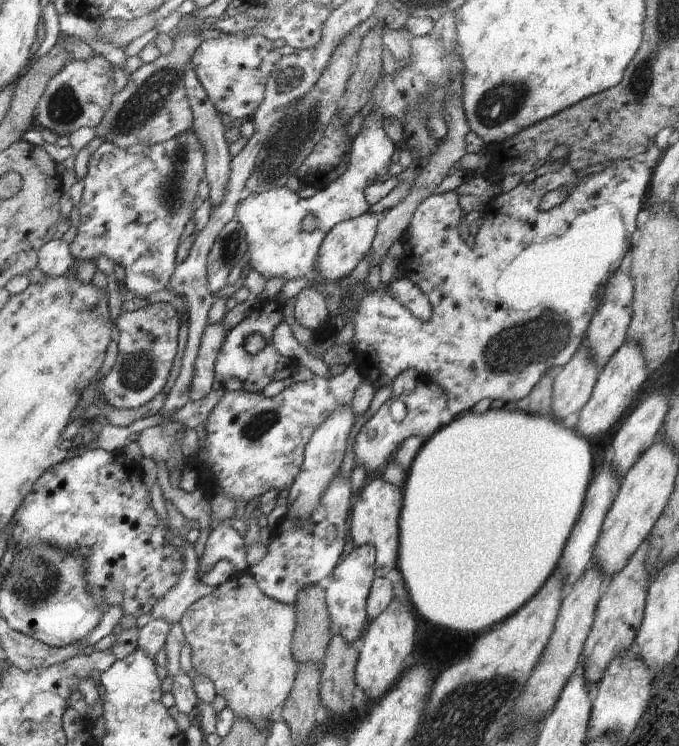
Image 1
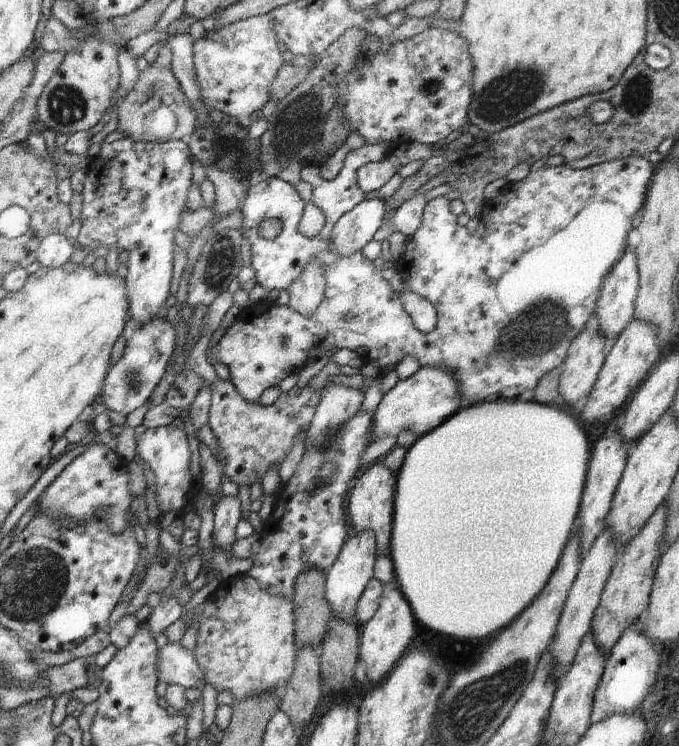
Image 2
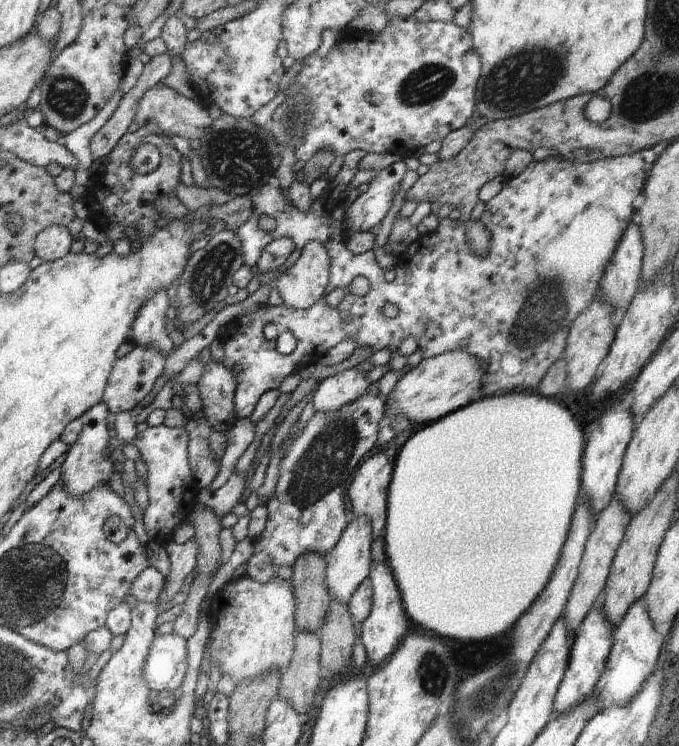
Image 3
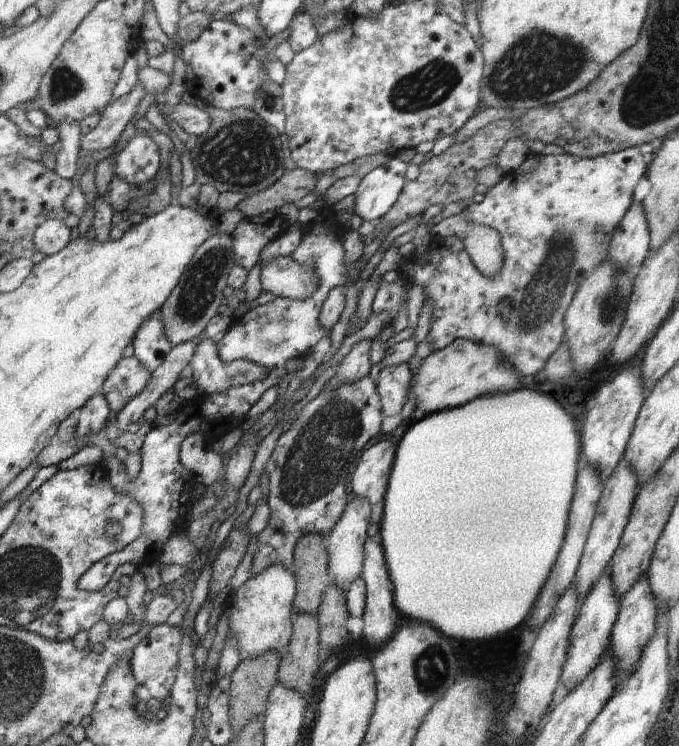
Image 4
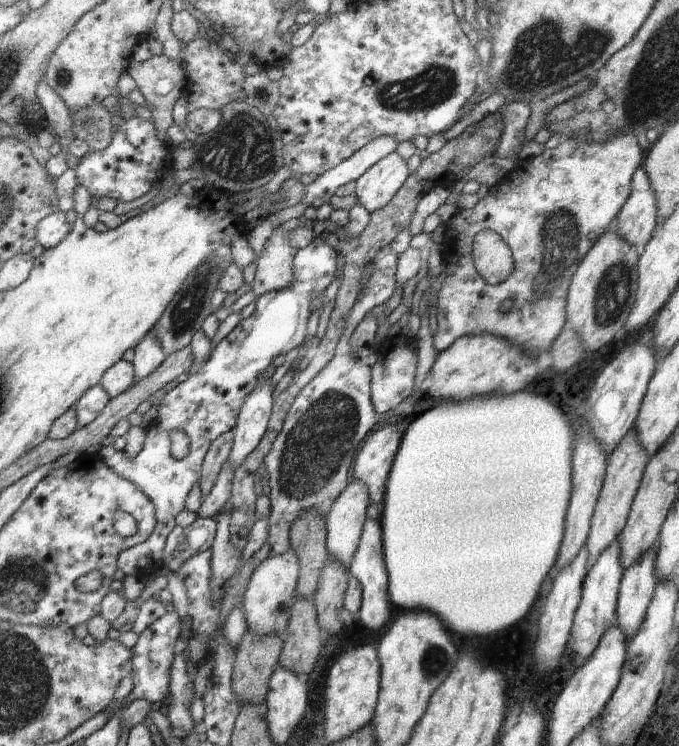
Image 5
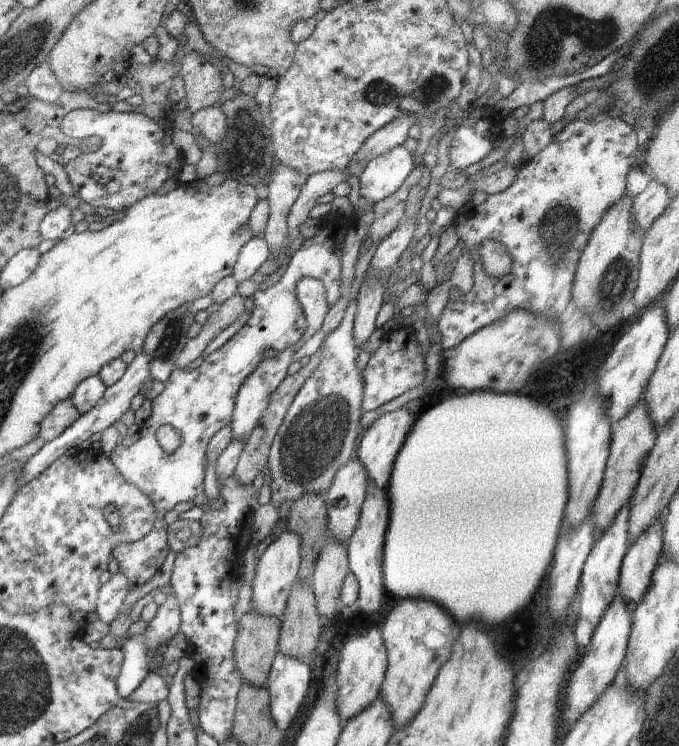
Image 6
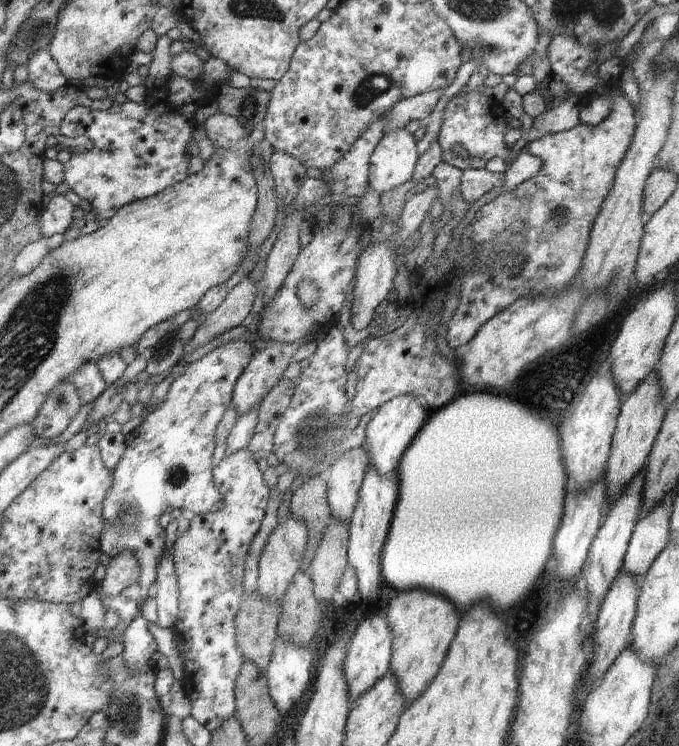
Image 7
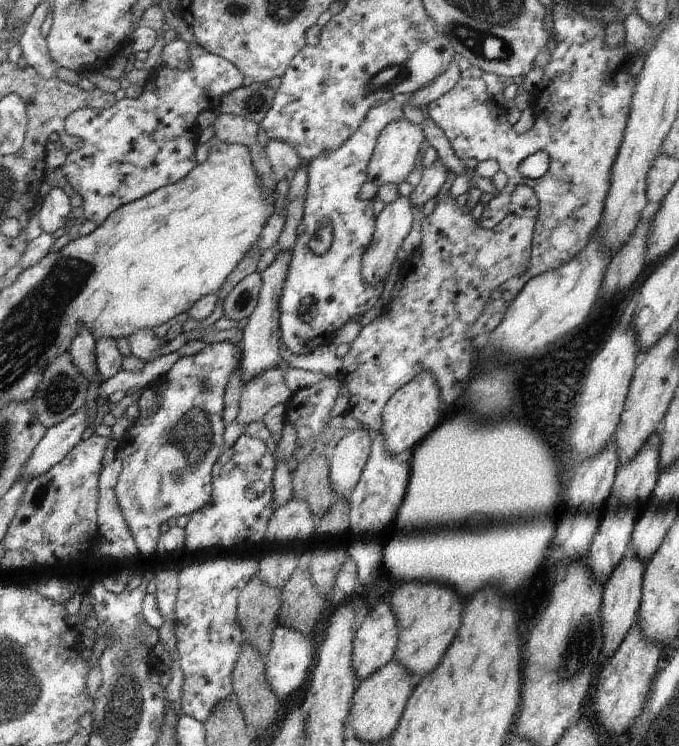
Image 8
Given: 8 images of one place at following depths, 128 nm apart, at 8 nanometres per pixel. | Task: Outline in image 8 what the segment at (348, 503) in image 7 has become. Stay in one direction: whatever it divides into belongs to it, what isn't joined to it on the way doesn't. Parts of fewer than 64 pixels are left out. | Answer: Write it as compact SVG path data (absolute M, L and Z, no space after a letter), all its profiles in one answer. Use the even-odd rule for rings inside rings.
M362 427L348 431L328 455L331 489L346 500L358 484L371 451L372 441Z

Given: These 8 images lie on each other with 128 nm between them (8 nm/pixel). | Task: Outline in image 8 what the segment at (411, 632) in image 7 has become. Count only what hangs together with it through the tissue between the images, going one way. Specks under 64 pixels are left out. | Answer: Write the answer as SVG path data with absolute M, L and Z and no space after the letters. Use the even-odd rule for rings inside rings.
M412 581L395 585L390 603L398 627L398 644L393 660L399 662L414 680L422 680L430 674L442 660L450 643L461 627L465 612L464 600L452 590L436 582Z

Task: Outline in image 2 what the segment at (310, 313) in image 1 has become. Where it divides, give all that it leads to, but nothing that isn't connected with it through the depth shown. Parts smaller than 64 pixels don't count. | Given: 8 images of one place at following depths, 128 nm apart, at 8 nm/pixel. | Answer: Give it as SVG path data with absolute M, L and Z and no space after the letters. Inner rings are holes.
M311 258L302 274L288 287L288 306L303 316L312 316L324 299L326 270L318 258Z

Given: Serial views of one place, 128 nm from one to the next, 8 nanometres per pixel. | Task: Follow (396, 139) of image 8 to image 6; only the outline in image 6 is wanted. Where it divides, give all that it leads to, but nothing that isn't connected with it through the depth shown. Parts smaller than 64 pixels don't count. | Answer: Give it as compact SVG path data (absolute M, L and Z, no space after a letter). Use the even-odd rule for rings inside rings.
M403 145L377 156L358 176L361 197L374 205L388 198L403 185L416 165L413 153Z

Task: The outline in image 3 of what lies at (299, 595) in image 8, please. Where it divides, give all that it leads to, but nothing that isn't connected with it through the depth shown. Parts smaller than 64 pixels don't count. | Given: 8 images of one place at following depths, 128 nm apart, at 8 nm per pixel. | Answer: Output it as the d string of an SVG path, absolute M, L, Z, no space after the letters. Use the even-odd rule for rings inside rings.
M297 633L294 654L282 672L279 696L300 715L309 713L321 675L318 634Z

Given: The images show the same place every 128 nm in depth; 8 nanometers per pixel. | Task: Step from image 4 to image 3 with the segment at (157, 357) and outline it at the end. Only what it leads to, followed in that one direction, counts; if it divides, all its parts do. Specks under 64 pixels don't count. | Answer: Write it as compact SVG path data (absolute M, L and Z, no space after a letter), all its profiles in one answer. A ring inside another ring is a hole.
M158 289L151 296L151 300L138 309L131 326L134 333L128 340L143 347L154 347L164 356L170 354L175 348L168 337L169 322L166 310L170 305L172 303L166 297L166 290Z

